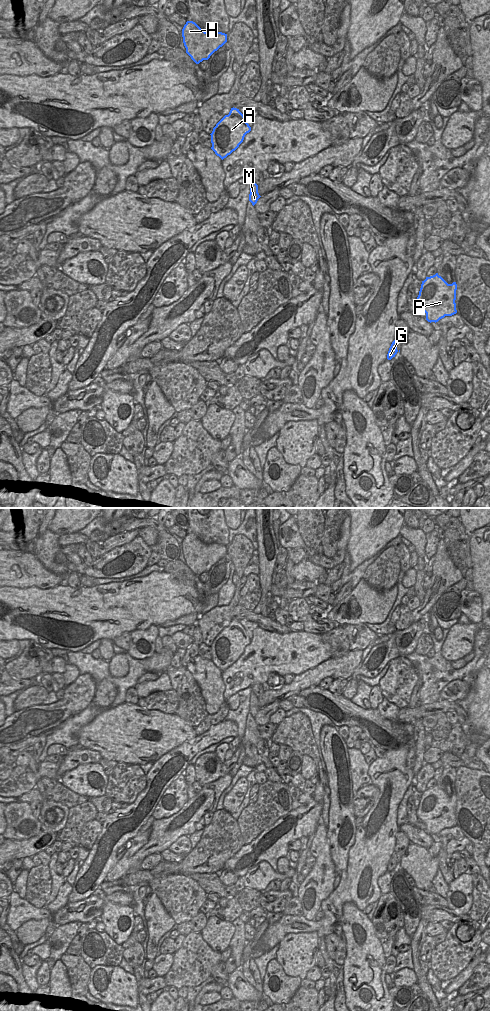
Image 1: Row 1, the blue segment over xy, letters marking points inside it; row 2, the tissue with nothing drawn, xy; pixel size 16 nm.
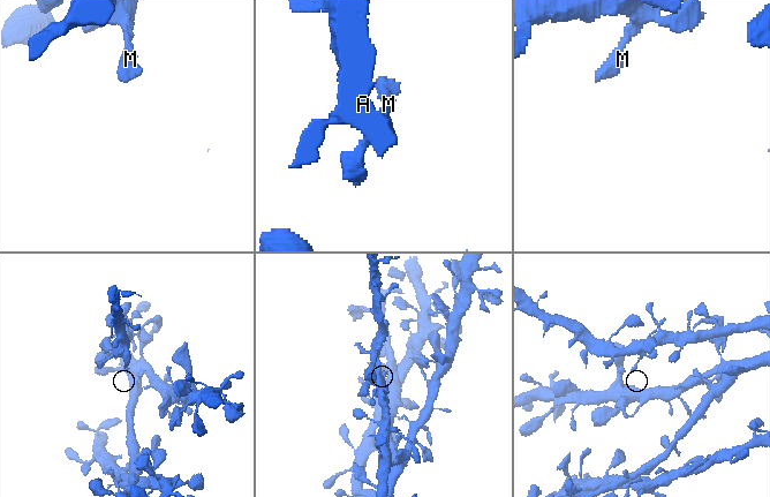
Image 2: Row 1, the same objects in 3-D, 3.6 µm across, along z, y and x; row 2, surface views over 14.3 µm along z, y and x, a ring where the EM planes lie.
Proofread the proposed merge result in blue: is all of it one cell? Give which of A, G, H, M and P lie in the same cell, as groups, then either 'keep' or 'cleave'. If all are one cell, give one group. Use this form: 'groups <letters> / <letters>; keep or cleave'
groups A G H M P; keep

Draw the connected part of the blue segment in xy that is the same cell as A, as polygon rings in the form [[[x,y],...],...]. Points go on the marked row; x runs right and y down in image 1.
[[[231,108],[213,128],[211,149],[222,160],[235,151],[243,142],[244,137],[251,131],[244,115],[237,108]]]

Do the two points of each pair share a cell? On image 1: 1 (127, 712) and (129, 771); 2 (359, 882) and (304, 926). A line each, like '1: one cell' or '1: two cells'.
1: two cells
2: one cell

